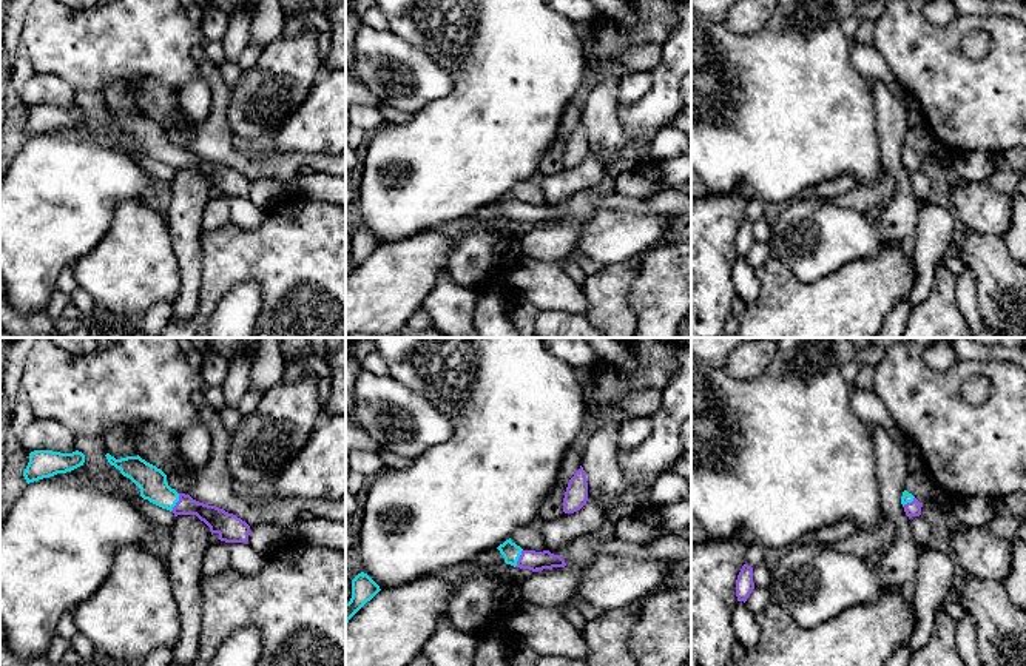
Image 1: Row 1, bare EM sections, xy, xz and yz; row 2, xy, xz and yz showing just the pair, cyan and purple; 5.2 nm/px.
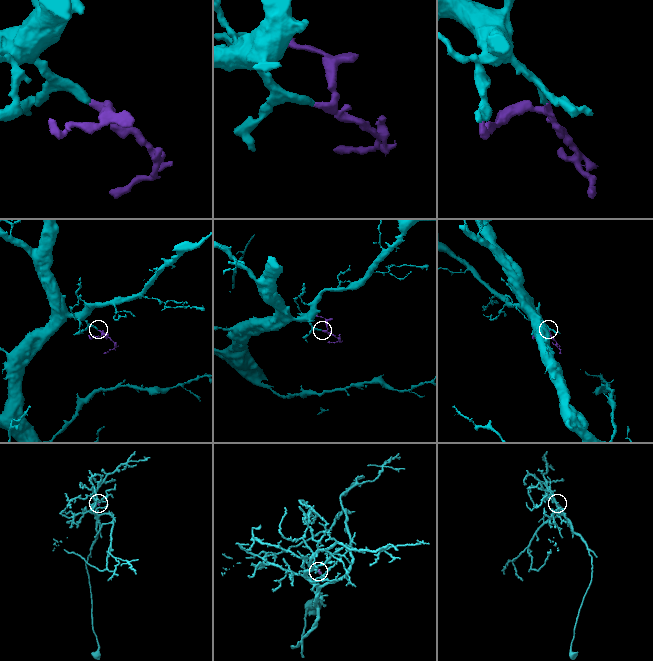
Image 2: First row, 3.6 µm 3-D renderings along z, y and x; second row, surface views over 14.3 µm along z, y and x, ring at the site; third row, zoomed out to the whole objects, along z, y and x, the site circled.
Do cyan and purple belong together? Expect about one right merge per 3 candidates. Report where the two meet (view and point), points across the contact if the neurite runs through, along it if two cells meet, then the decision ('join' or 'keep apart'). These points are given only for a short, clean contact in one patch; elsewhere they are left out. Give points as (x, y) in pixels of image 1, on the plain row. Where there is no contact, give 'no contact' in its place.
xy (175, 158) | across xy (151, 136), (175, 158), (196, 162), (218, 174) | join

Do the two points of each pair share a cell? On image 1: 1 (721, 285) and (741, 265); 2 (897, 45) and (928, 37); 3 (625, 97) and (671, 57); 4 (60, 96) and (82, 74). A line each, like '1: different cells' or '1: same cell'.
1: different cells
2: same cell
3: different cells
4: different cells

